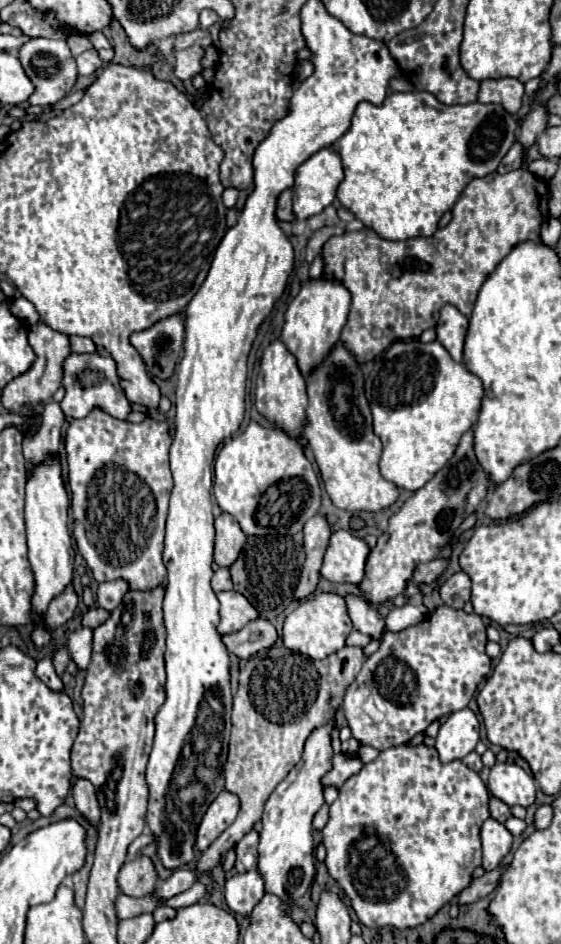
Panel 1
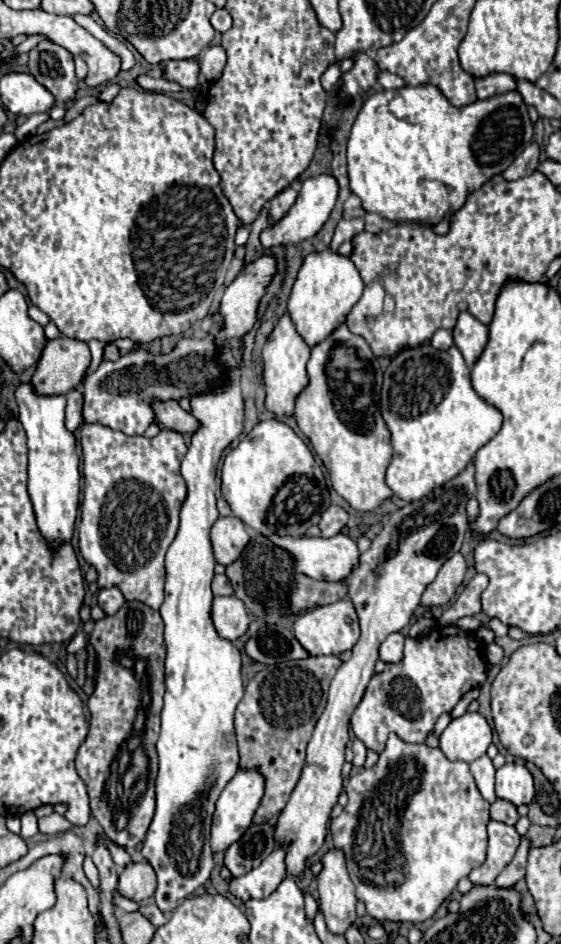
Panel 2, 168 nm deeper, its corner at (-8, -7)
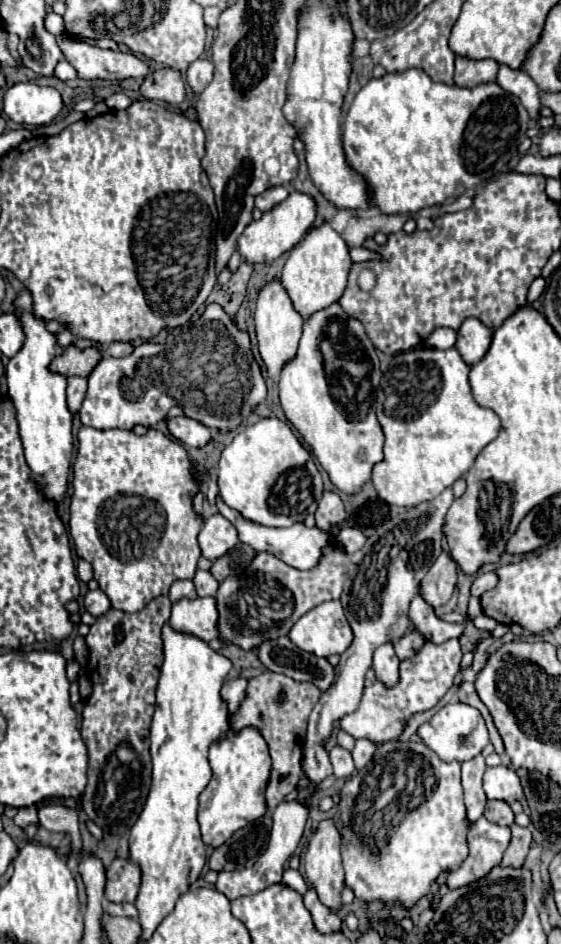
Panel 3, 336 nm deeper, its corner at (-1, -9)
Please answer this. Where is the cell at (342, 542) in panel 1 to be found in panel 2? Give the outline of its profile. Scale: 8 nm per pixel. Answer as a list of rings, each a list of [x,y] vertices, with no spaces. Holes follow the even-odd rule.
[[[337,533],[333,537],[289,537],[289,535],[269,535],[267,537],[273,545],[289,551],[289,555],[293,555],[295,561],[295,569],[299,573],[305,573],[311,579],[319,579],[319,581],[341,581],[347,579],[351,569],[357,563],[359,557],[359,549],[355,545],[355,541],[345,535],[345,533]]]

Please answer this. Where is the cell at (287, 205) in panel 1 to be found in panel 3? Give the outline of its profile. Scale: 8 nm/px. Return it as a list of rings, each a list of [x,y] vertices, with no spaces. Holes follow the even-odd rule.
[[[284,185],[272,187],[272,189],[268,189],[266,193],[262,193],[262,195],[256,197],[256,207],[258,207],[262,213],[266,213],[266,211],[270,211],[272,207],[276,207],[278,203],[282,203],[288,195],[290,195],[288,187],[284,187]]]

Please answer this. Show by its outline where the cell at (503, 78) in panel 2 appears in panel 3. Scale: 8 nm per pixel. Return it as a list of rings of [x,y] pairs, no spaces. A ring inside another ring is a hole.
[[[456,57],[456,73],[454,81],[458,87],[476,87],[482,83],[494,83],[498,75],[498,63],[494,59],[472,61],[464,57]]]

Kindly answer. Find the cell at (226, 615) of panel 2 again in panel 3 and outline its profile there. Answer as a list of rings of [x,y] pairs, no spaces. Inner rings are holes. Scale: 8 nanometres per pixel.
[[[198,597],[194,601],[182,599],[172,605],[170,625],[182,633],[192,633],[202,637],[204,641],[212,641],[220,635],[218,623],[218,609],[214,597]]]

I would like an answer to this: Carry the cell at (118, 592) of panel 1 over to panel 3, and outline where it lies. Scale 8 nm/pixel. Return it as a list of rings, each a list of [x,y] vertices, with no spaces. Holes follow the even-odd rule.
[[[96,589],[96,591],[88,591],[88,595],[84,597],[84,607],[86,607],[86,611],[88,611],[90,615],[100,617],[100,615],[106,613],[112,605],[110,605],[110,599],[108,599],[100,589]]]

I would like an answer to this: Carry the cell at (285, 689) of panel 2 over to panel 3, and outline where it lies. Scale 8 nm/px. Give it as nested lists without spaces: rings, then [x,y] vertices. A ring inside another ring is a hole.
[[[264,671],[258,677],[248,679],[246,699],[240,703],[240,707],[230,715],[232,731],[238,733],[246,727],[254,727],[262,733],[262,737],[268,743],[270,757],[272,757],[272,771],[270,781],[266,787],[266,805],[268,809],[276,809],[278,803],[284,801],[288,793],[292,793],[300,781],[300,759],[302,759],[302,743],[306,737],[306,723],[312,707],[320,699],[320,689],[306,681],[296,681],[292,677]]]

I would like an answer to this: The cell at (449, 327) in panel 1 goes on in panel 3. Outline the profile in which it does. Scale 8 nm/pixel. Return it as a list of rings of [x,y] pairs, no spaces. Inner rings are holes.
[[[468,317],[458,329],[456,349],[468,365],[474,365],[484,357],[486,349],[490,347],[490,337],[492,331],[488,327],[484,327],[478,319]]]

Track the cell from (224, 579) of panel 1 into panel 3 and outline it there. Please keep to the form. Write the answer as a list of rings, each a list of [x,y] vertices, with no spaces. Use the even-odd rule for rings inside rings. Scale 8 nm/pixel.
[[[200,569],[194,575],[194,585],[196,585],[196,591],[200,597],[206,597],[206,595],[214,597],[218,593],[218,587],[220,587],[220,583],[212,577],[210,571],[200,571]]]

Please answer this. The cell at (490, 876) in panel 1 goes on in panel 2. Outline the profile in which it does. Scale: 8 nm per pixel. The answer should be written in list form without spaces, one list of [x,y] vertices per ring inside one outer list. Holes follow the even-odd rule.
[[[521,837],[521,845],[519,845],[513,861],[499,873],[499,877],[495,879],[495,885],[499,885],[499,887],[513,887],[525,875],[529,849],[531,849],[531,841],[527,837]]]

